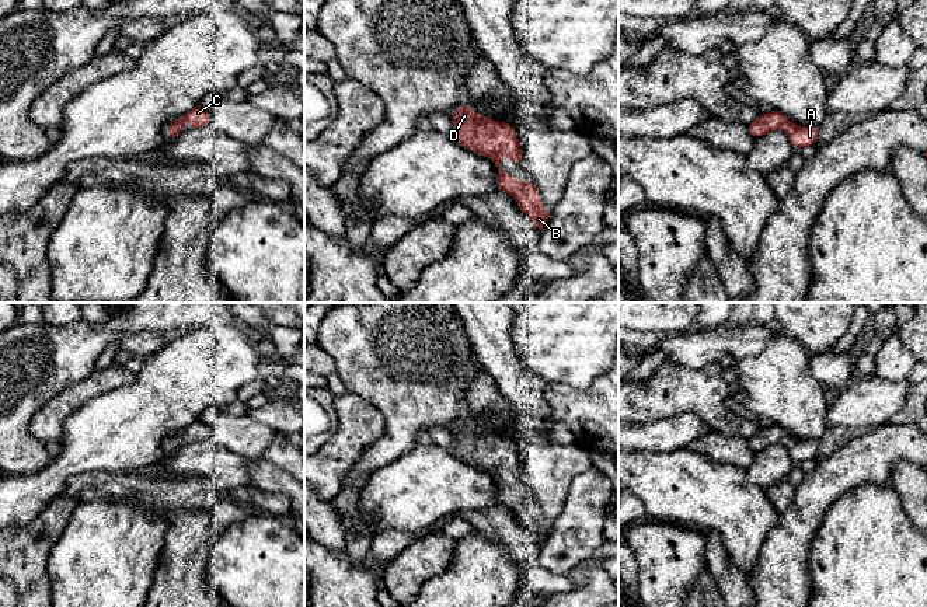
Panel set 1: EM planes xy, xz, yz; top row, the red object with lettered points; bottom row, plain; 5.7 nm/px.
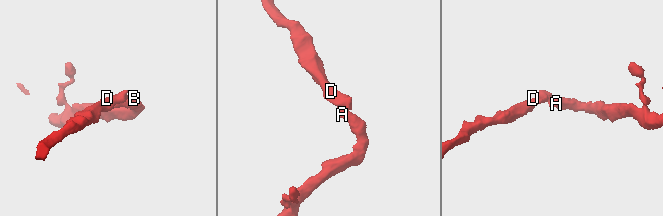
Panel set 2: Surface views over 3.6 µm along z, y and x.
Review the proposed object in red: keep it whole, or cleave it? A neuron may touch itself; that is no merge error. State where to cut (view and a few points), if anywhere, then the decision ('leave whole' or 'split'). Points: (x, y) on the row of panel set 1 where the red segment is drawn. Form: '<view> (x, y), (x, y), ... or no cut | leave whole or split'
no cut | leave whole

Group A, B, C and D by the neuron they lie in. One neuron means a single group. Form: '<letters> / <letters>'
A B C D

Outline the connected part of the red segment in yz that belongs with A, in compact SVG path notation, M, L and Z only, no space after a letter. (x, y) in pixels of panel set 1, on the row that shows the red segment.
M773 109L769 114L760 114L750 125L749 133L757 139L771 130L784 129L795 150L813 146L819 136L819 126L794 125L781 111Z

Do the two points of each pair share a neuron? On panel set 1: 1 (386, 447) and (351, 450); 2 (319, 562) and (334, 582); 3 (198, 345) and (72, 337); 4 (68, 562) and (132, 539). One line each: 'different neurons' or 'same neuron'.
1: different neurons
2: same neuron
3: different neurons
4: same neuron

